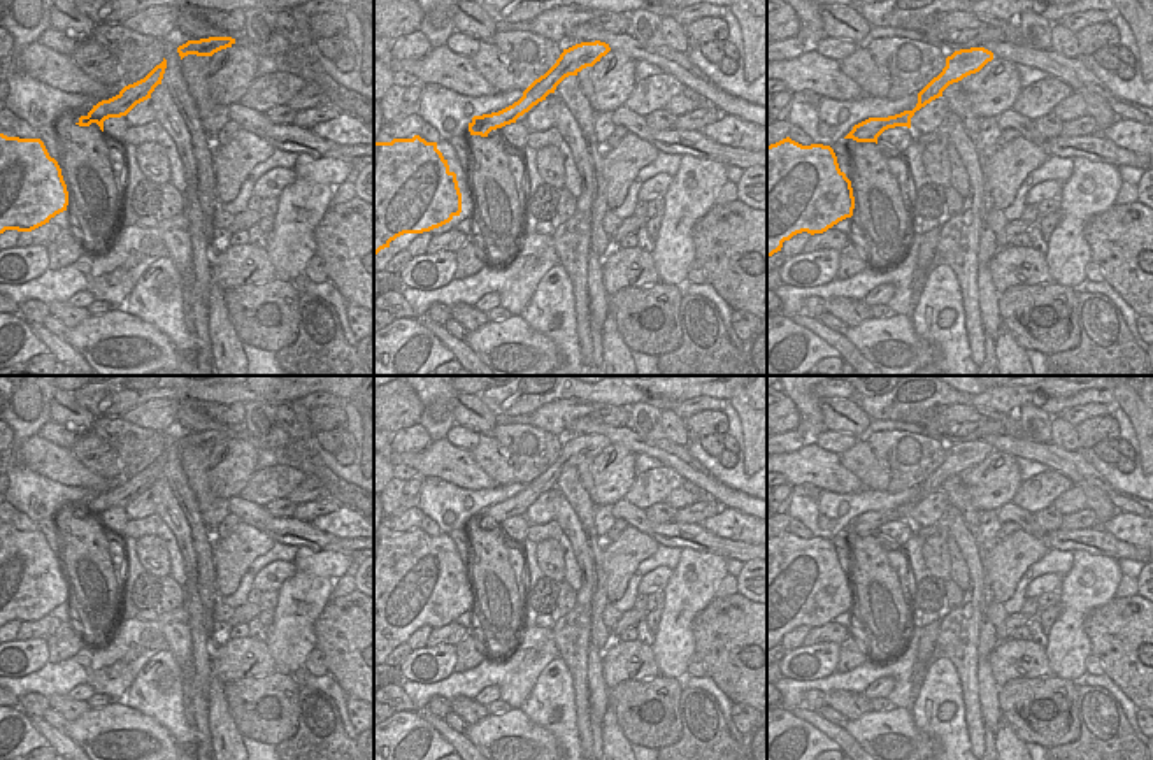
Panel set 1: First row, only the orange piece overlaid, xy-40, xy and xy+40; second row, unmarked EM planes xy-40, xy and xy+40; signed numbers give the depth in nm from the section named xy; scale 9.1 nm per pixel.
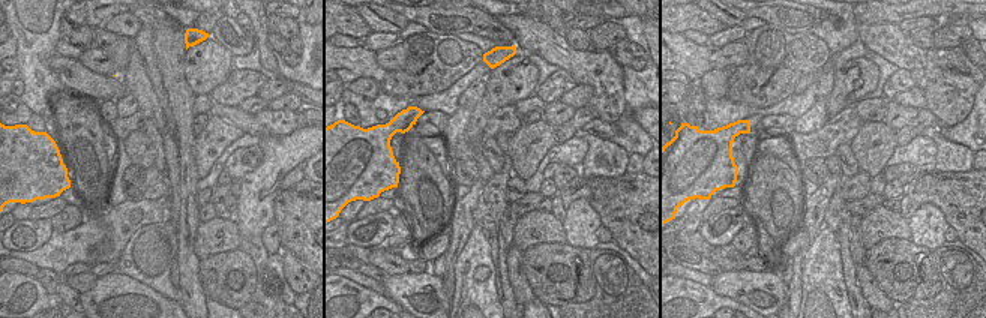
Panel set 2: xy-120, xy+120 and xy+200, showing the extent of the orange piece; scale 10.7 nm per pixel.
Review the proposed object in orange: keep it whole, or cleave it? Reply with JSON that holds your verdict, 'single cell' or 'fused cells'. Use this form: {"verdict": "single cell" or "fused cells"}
{"verdict": "single cell"}

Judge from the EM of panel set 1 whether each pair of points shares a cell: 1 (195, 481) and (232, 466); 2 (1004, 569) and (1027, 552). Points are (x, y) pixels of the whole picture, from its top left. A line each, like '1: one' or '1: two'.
1: two
2: one

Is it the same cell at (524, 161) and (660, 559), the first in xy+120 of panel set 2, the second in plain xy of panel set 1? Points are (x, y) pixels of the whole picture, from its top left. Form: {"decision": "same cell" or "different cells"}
{"decision": "different cells"}

